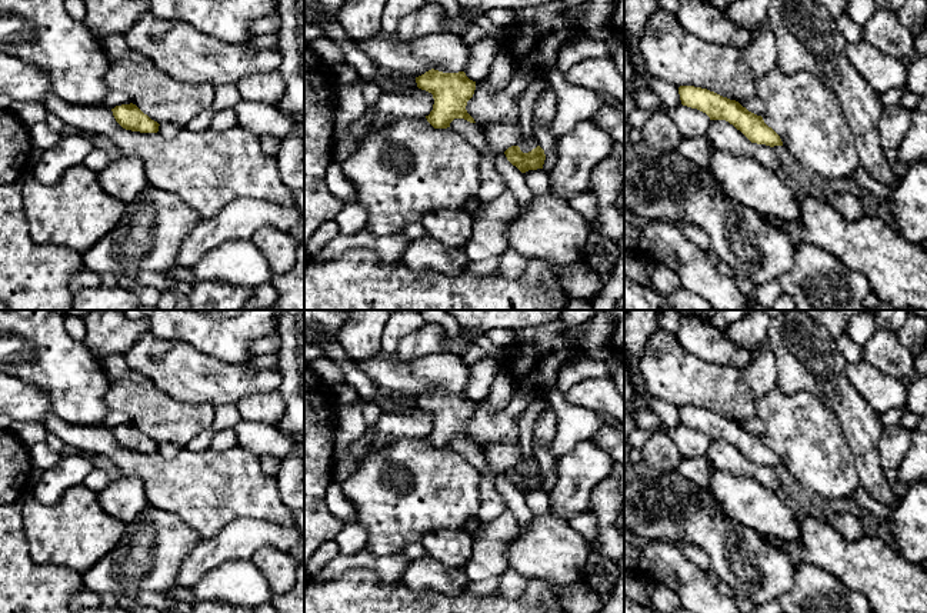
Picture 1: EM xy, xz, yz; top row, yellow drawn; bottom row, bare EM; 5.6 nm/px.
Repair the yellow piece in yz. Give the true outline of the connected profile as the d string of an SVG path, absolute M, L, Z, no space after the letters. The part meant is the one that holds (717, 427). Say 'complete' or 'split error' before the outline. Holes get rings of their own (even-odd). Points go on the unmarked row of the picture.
complete | M680 406L678 414L683 426L706 433L710 440L728 442L751 463L783 466L780 456L764 443L761 436L748 432L736 420L694 406Z

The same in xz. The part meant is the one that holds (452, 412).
complete | M431 389L416 397L416 403L419 409L433 414L433 430L426 439L434 449L447 449L454 439L476 443L466 430L467 422L474 414L476 402L464 392L443 393Z

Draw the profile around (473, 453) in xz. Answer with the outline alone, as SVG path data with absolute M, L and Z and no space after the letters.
M454 439L450 443L450 447L471 463L481 474L487 472L488 466L486 462L484 449L481 449L477 443L470 443L464 439Z

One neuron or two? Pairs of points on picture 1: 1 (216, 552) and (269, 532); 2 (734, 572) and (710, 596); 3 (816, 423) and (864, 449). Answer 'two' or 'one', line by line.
1: one
2: two
3: two

